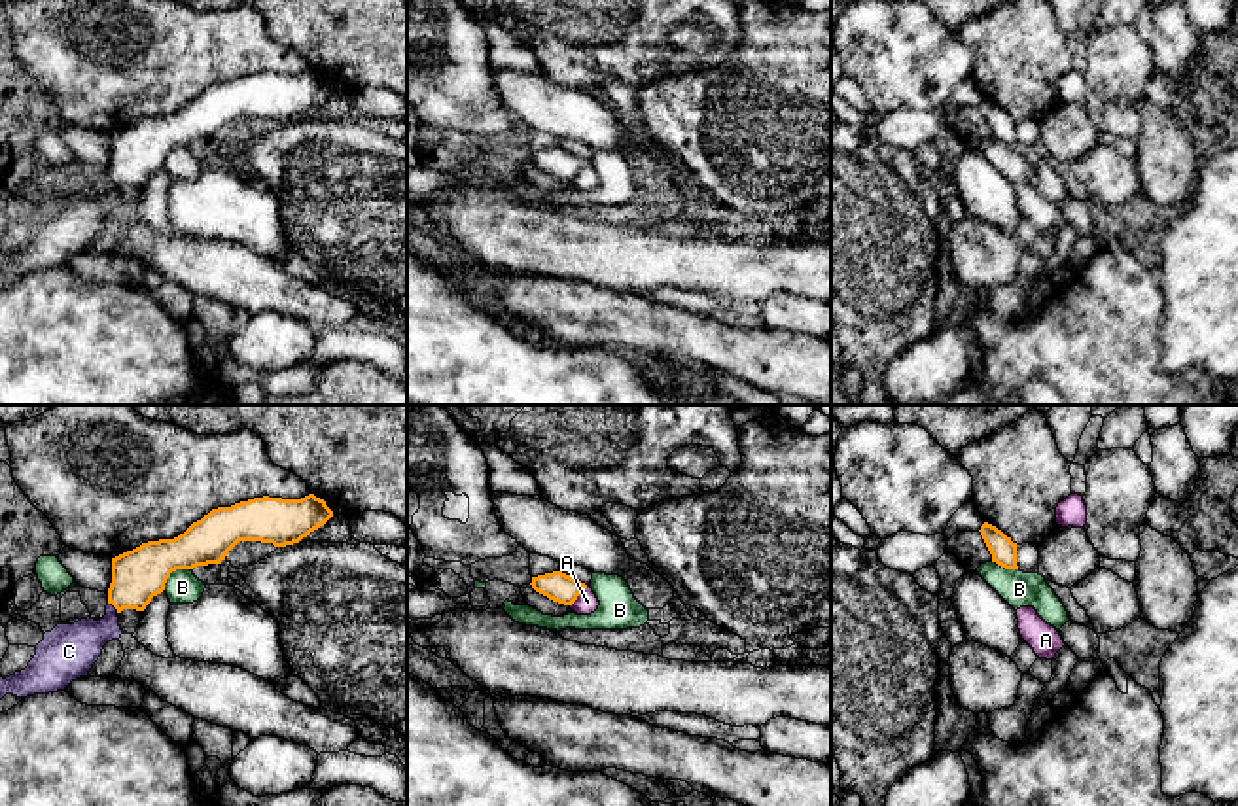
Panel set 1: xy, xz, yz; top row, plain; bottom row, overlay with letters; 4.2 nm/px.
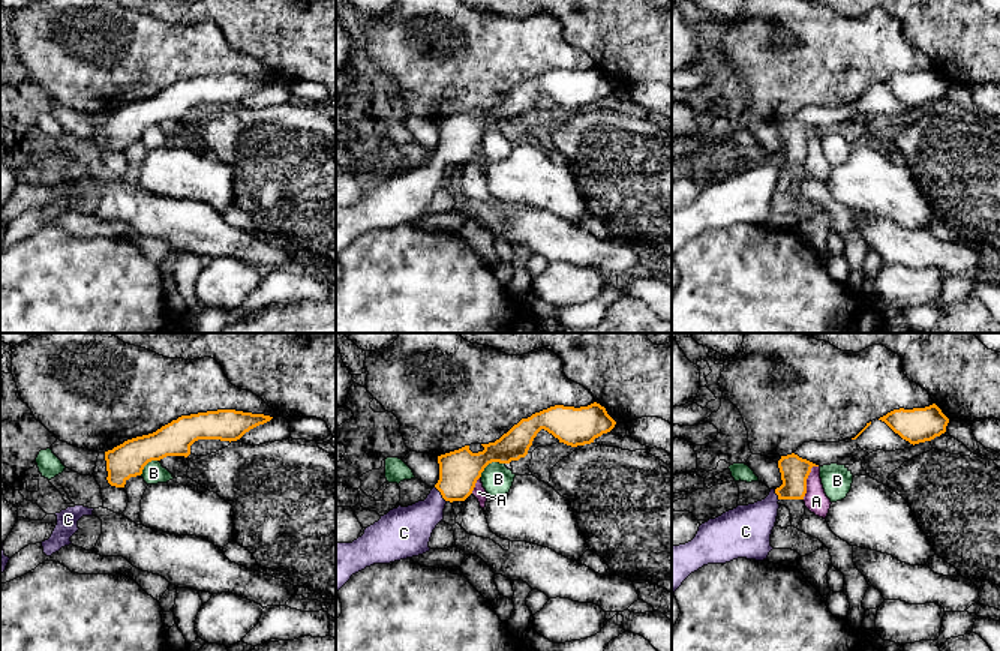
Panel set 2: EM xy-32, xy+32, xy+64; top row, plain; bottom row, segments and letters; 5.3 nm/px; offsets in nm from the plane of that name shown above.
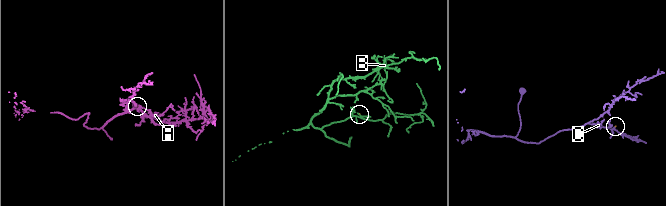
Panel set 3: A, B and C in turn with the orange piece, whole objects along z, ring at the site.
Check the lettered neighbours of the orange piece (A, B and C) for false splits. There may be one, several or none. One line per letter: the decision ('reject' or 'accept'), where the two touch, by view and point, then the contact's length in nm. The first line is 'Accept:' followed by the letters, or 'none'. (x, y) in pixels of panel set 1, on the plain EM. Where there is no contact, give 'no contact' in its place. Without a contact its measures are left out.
Accept: C
A: reject; meets orange in xz at (578, 171); contact 120 nm long
B: reject; meets orange in xy at (173, 146); contact 150 nm long
C: accept; meets orange in xy at (114, 182); contact 60 nm long

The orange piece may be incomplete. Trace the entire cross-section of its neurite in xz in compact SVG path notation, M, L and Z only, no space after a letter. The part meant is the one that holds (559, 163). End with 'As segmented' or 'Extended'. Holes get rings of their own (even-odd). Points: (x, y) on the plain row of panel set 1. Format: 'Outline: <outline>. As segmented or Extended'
Outline: M562 148L532 153L530 161L536 168L564 182L572 182L577 176L577 172L587 165L585 159Z. As segmented

